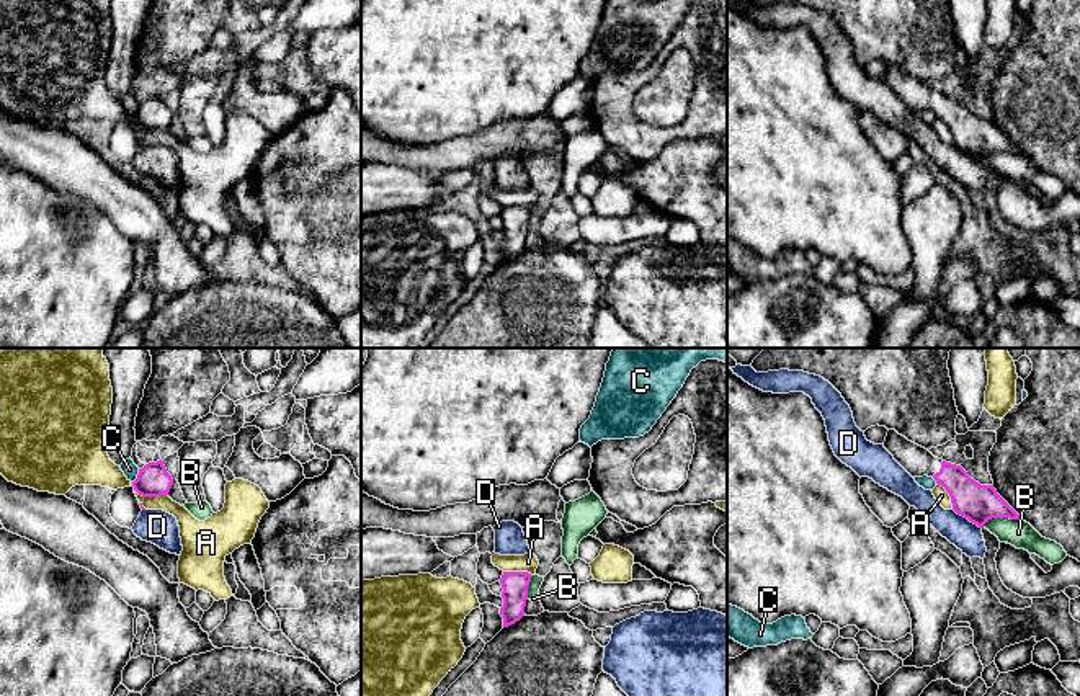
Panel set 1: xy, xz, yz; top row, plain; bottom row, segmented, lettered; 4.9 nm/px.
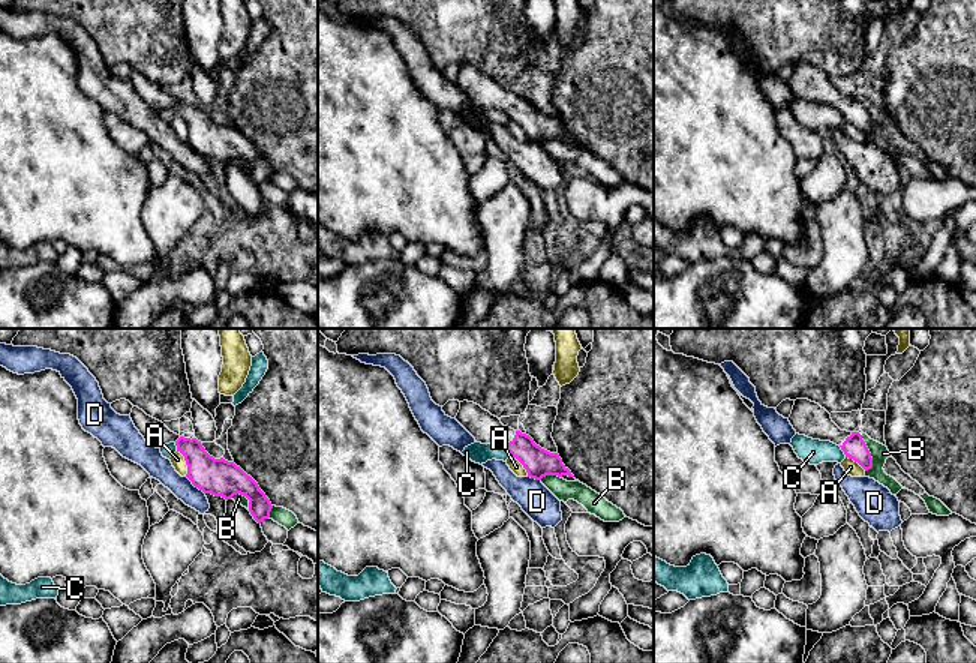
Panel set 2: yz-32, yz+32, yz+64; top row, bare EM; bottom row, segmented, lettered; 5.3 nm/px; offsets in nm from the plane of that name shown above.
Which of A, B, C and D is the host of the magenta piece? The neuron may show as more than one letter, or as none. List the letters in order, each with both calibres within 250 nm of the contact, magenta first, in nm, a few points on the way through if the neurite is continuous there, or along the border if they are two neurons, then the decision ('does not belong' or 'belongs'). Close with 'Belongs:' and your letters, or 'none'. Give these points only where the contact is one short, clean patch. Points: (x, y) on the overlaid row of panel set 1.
A: calibres 160 and 110 nm; border xy (134, 489), (142, 495), (167, 495); does not belong
B: calibres 190 and 140 nm; does not belong
C: calibres 160 and 70 nm; border xy (139, 469), (133, 482); does not belong
D: calibres 190 and 140 nm; border yz (953, 508), (981, 528); does not belong
Belongs: none

